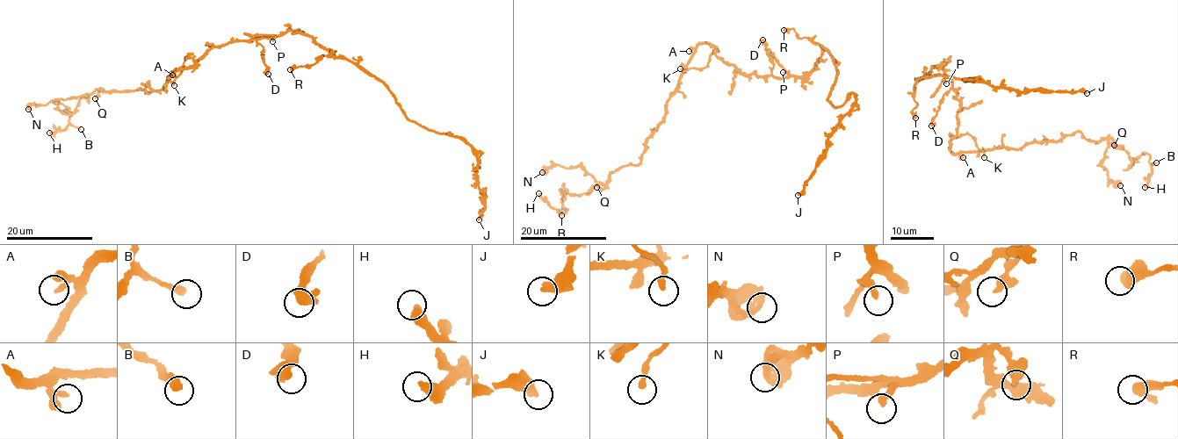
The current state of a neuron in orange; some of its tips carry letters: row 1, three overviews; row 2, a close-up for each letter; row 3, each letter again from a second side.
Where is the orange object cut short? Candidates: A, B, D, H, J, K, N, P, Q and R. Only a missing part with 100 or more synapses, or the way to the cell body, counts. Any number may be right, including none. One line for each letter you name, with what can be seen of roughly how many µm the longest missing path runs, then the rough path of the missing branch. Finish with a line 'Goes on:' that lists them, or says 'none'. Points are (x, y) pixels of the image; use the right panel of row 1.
J: missing 200 µm
Goes on: J

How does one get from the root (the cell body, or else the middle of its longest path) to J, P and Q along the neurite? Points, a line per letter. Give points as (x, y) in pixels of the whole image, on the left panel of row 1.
J: (252, 38), (303, 32), (386, 86), (413, 122), (473, 147), (479, 189), (486, 196), (479, 219)
P: (252, 38), (275, 36), (272, 41)
Q: (252, 38), (209, 50), (192, 65), (174, 71), (165, 90), (105, 93), (99, 89), (95, 98)

